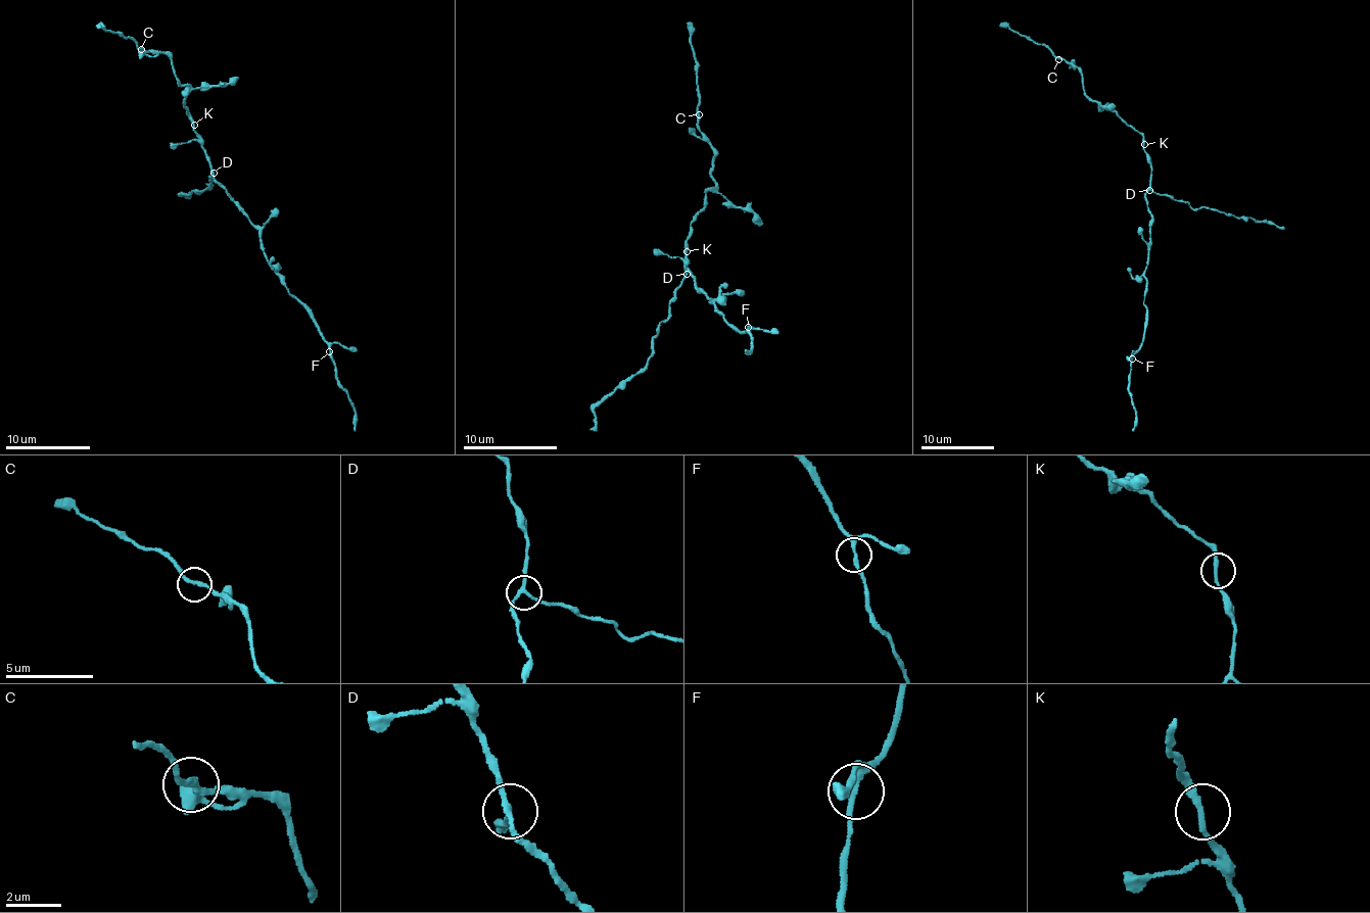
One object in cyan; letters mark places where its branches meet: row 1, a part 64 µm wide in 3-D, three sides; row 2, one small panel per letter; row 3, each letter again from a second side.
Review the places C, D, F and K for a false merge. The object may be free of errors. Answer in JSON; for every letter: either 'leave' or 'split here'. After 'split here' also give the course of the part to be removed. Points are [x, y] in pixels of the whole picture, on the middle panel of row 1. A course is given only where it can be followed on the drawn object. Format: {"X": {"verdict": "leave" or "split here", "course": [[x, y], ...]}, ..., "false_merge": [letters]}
{"C": {"verdict": "leave"}, "D": {"verdict": "split here", "course": [[688, 274], [670, 303], [669, 318], [660, 326], [653, 339], [653, 355], [594, 407], [596, 422], [589, 430]]}, "F": {"verdict": "leave"}, "K": {"verdict": "leave"}, "false_merge": ["D"]}

